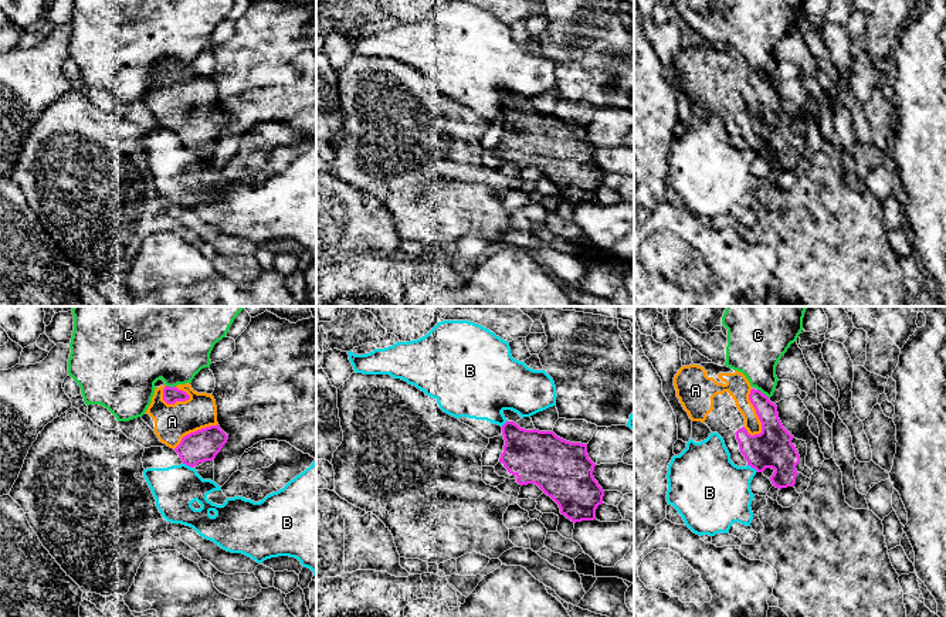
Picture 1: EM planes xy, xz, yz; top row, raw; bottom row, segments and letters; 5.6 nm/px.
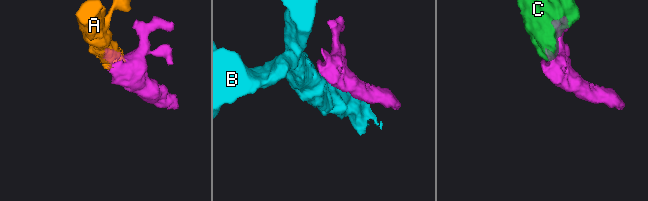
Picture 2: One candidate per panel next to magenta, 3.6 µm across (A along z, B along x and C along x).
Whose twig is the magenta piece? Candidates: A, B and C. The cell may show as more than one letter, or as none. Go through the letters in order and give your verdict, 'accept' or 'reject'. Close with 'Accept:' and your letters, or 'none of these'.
A: accept
B: reject
C: reject
Accept: A

